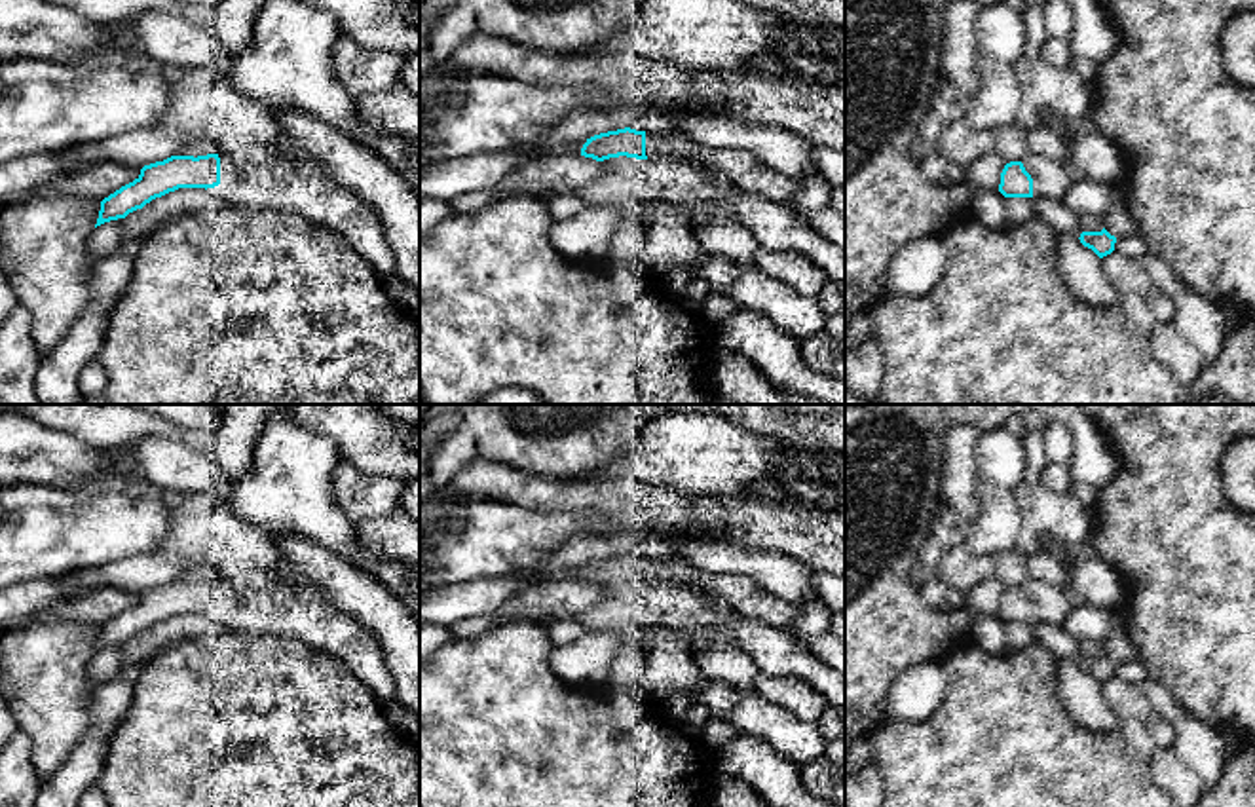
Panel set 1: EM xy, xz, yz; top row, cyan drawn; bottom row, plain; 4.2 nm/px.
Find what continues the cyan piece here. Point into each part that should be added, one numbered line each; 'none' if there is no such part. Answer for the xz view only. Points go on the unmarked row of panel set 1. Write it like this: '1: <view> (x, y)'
1: xz (739, 593)

